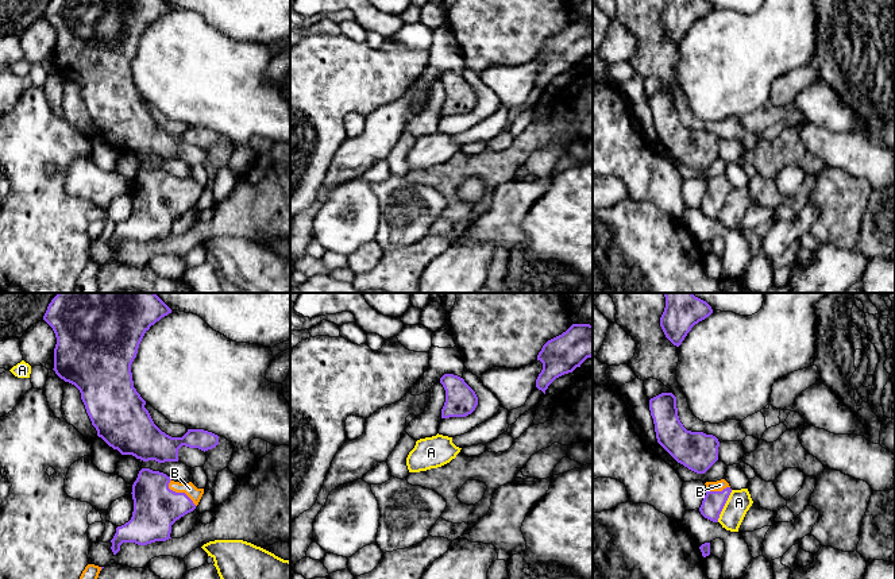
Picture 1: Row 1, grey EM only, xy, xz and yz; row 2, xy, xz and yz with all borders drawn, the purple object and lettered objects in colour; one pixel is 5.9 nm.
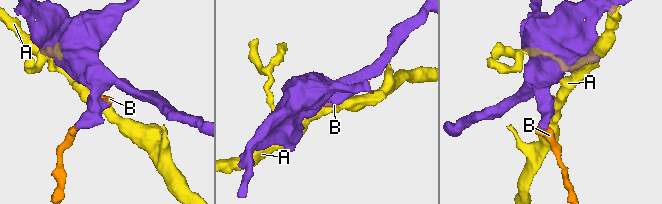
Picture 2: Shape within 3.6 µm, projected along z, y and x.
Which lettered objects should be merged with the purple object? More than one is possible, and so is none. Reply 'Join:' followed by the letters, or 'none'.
Join: B

